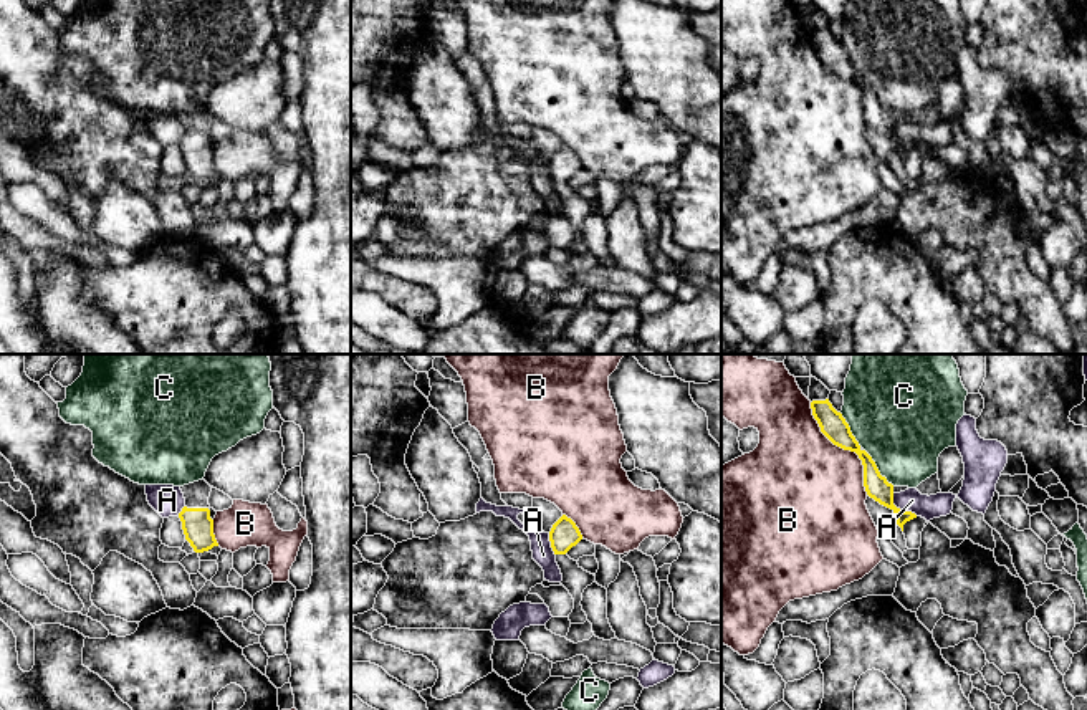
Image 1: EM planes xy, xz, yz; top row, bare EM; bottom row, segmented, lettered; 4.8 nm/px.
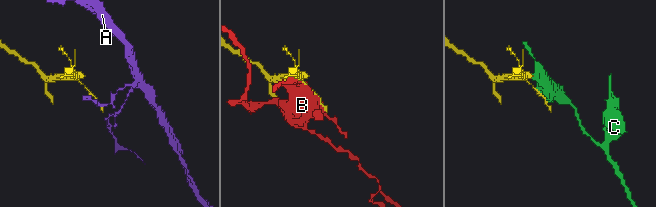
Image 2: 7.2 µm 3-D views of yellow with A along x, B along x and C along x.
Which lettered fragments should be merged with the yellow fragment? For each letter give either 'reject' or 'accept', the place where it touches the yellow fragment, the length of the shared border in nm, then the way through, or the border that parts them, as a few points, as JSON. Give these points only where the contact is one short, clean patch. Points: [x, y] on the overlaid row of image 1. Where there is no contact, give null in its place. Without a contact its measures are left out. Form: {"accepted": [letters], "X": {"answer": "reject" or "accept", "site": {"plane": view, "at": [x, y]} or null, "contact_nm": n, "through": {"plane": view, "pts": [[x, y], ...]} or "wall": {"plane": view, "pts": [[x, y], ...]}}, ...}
{"accepted": [], "A": {"answer": "reject", "site": {"plane": "yz", "at": [899, 508]}, "contact_nm": 170, "wall": {"plane": "yz", "pts": [[892, 494], [892, 502], [897, 507], [917, 515]]}}, "B": {"answer": "reject", "site": {"plane": "yz", "at": [844, 449]}, "contact_nm": 550}, "C": {"answer": "reject", "site": {"plane": "yz", "at": [877, 469]}, "contact_nm": 240}}

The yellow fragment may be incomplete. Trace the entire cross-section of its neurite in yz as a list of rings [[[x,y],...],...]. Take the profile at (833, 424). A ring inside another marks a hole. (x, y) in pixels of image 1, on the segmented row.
[[[829,399],[826,401],[812,401],[811,402],[812,415],[817,420],[821,432],[837,447],[844,450],[855,452],[864,465],[864,487],[870,498],[879,501],[880,505],[890,508],[897,516],[897,525],[903,531],[903,525],[913,518],[915,513],[900,510],[893,505],[893,485],[887,482],[885,477],[880,475],[872,457],[860,449],[859,442],[850,432],[849,424],[837,412]]]

